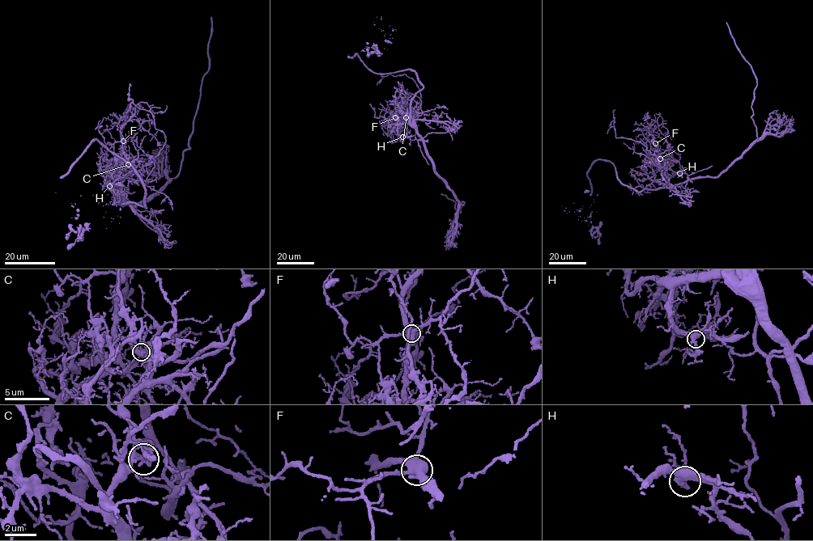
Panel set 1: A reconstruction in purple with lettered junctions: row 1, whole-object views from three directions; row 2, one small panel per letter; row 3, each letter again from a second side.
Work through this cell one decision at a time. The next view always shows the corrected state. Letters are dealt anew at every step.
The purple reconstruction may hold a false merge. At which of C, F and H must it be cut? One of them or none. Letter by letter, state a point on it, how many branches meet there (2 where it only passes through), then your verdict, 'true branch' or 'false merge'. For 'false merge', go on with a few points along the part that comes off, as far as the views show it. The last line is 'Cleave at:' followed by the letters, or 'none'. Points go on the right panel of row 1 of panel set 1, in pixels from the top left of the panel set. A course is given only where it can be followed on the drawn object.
C: at (660, 158); 4 branches meet; false merge; foreign part runs (660, 158), (653, 155), (640, 142), (615, 137), (614, 126), (610, 127), (615, 110)
F: at (655, 143); 4 branches meet; true branch
H: at (679, 173); 4 branches meet; true branch
Cleave at: C

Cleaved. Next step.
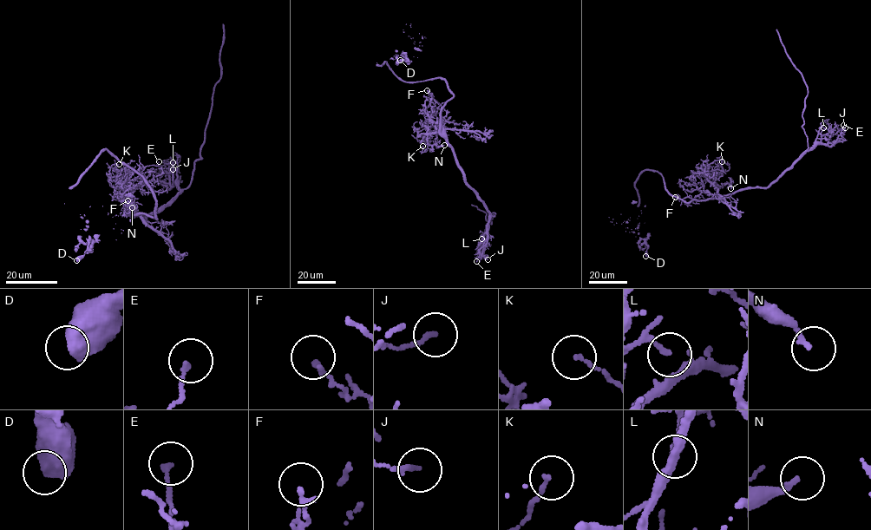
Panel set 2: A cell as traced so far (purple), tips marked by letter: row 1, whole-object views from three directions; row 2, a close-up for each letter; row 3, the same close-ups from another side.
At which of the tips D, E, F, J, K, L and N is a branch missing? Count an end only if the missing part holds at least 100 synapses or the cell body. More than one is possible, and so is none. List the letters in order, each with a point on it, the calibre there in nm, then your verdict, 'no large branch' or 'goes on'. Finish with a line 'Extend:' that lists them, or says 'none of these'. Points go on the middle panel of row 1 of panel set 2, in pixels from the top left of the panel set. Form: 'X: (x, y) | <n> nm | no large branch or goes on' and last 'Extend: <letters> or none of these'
D: (400, 60) | 600 nm | no large branch
E: (476, 261) | 140 nm | no large branch
F: (427, 90) | 190 nm | no large branch
J: (487, 259) | 160 nm | no large branch
K: (422, 146) | 130 nm | no large branch
L: (481, 238) | 150 nm | no large branch
N: (444, 145) | 170 nm | no large branch
Extend: none of these

